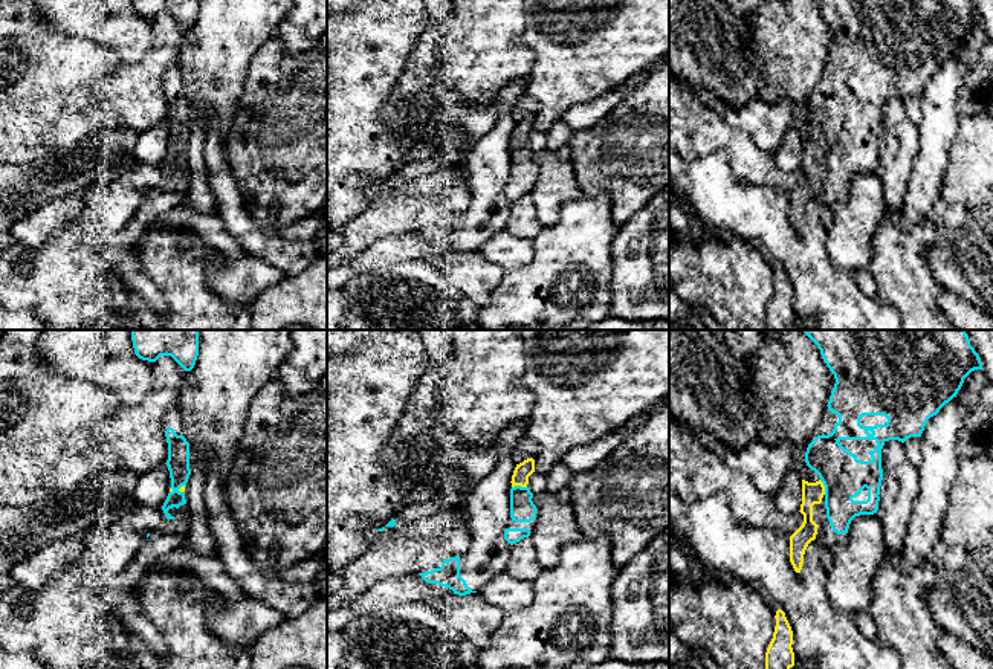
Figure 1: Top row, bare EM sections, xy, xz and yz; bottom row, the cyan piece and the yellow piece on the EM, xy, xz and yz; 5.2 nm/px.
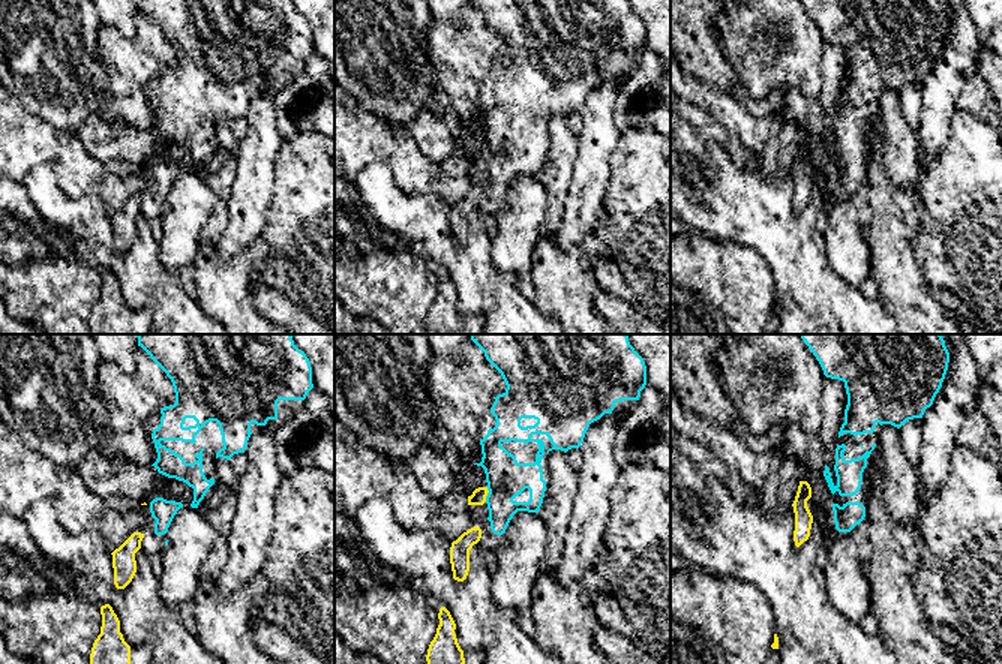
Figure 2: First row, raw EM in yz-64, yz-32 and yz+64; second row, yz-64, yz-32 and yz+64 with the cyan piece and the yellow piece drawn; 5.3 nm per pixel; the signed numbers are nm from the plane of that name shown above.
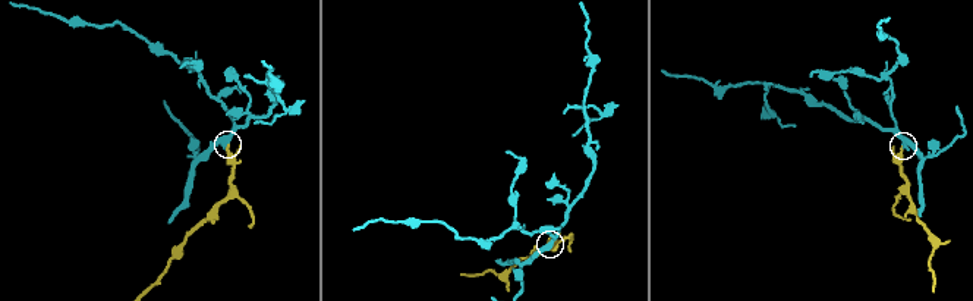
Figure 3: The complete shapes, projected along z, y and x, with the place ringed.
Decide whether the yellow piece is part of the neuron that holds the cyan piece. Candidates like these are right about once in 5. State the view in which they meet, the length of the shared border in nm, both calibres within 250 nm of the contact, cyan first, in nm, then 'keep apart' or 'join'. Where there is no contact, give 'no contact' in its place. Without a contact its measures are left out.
contact in xz; length 80 nm; calibres 130 and 90 nm; join

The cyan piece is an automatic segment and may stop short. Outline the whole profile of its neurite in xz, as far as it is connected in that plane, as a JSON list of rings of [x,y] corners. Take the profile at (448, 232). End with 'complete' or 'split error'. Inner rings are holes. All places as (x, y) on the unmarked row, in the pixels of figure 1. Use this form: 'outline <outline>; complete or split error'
outline [[[460,214],[445,217],[440,226],[419,231],[428,241],[438,241],[454,249],[454,252],[466,254],[472,249],[466,238],[460,234]]]; complete

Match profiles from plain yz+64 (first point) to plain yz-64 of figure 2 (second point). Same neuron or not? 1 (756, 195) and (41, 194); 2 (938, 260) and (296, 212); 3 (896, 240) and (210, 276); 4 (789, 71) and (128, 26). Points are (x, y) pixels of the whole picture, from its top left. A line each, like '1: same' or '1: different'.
1: same
2: same
3: same
4: different

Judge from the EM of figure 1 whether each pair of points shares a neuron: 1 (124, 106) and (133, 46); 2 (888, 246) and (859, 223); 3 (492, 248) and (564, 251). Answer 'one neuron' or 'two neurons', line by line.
1: two neurons
2: two neurons
3: two neurons

